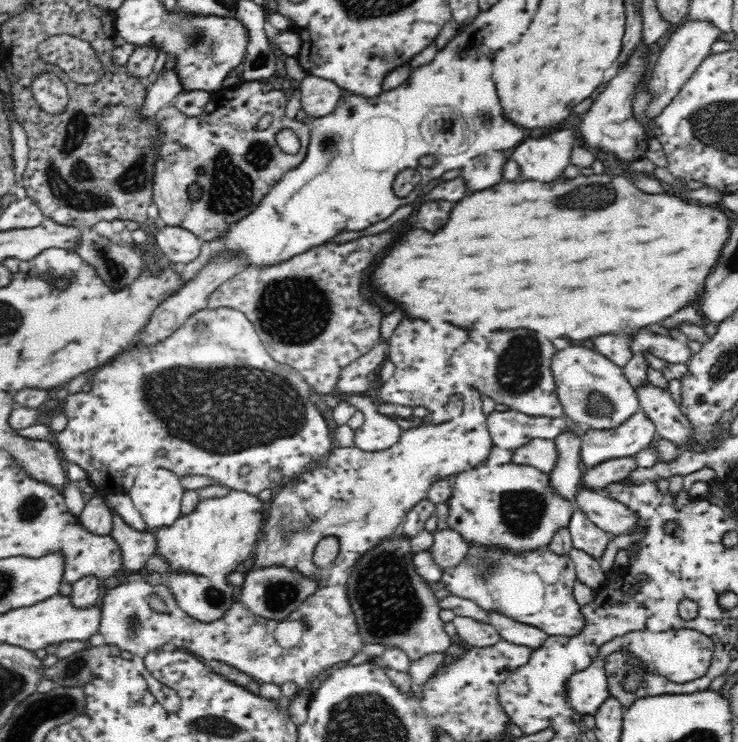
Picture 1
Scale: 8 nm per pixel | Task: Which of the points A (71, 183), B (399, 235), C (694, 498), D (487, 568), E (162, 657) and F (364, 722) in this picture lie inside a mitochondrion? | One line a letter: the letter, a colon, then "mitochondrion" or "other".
A: mitochondrion
B: other
C: other
D: mitochondrion
E: other
F: mitochondrion

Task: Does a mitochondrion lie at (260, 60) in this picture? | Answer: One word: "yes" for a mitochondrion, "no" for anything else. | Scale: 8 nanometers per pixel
yes

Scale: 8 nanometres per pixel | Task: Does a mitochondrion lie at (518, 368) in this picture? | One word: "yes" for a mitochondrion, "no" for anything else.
yes

